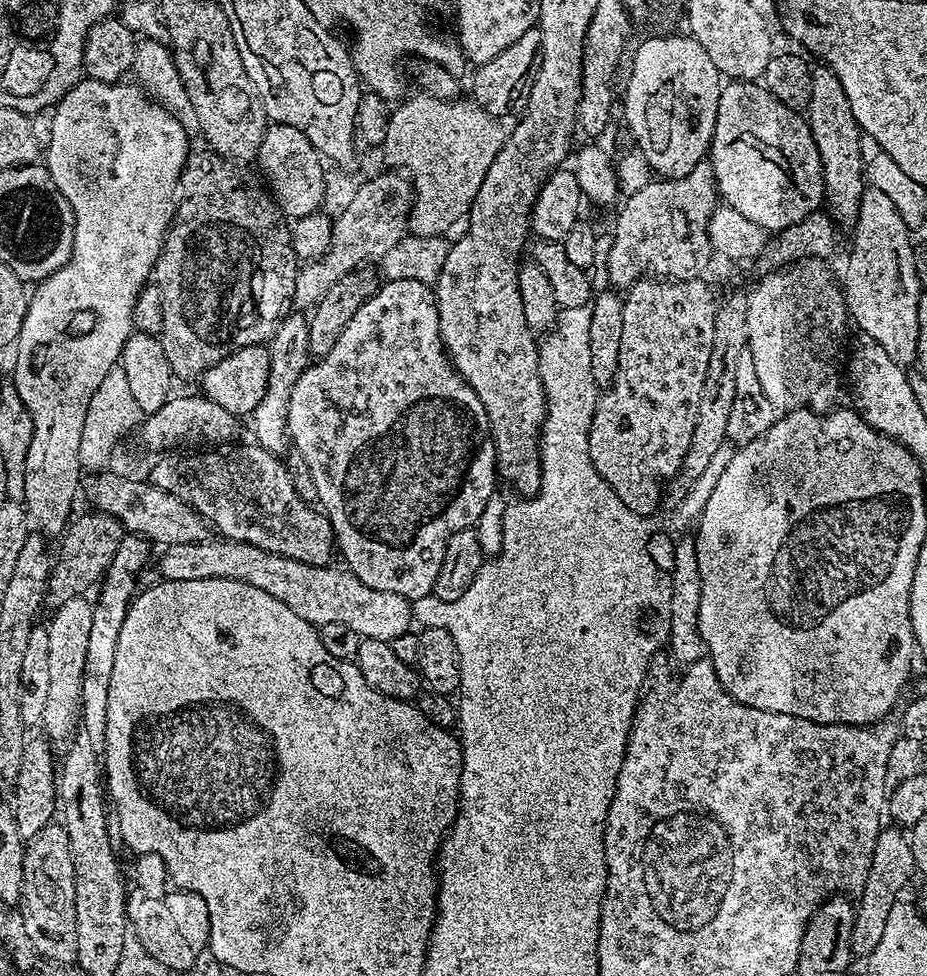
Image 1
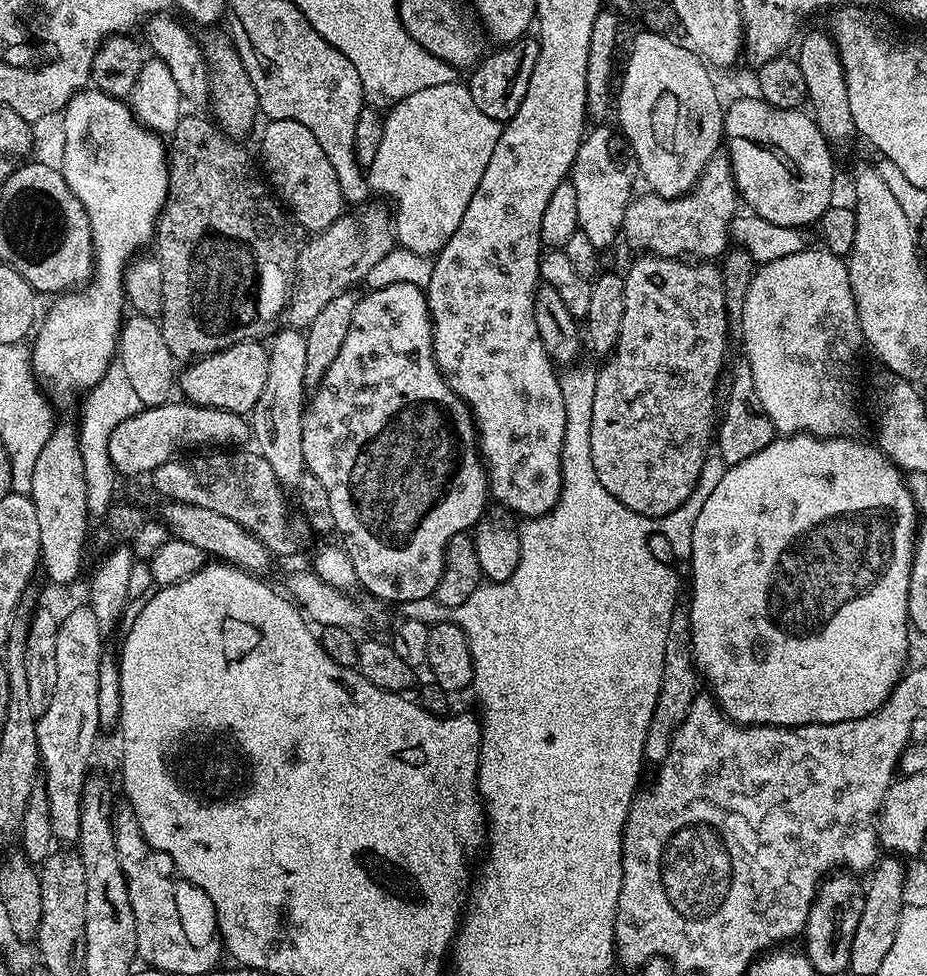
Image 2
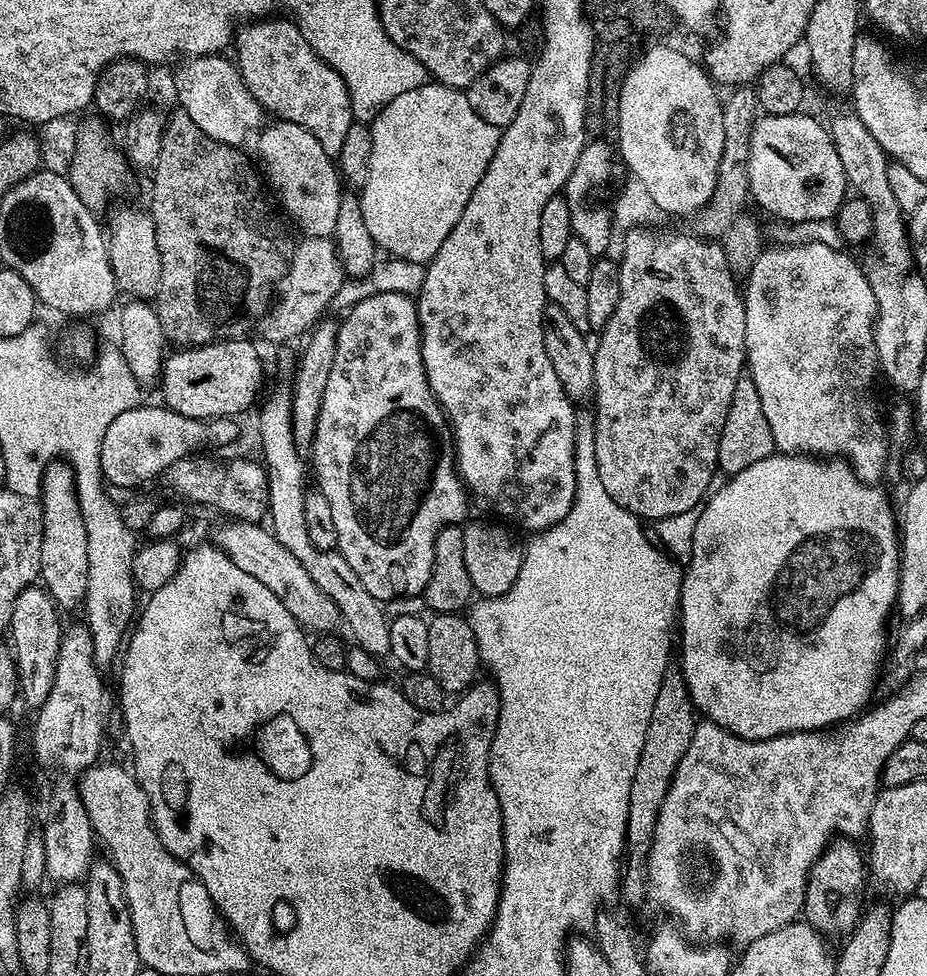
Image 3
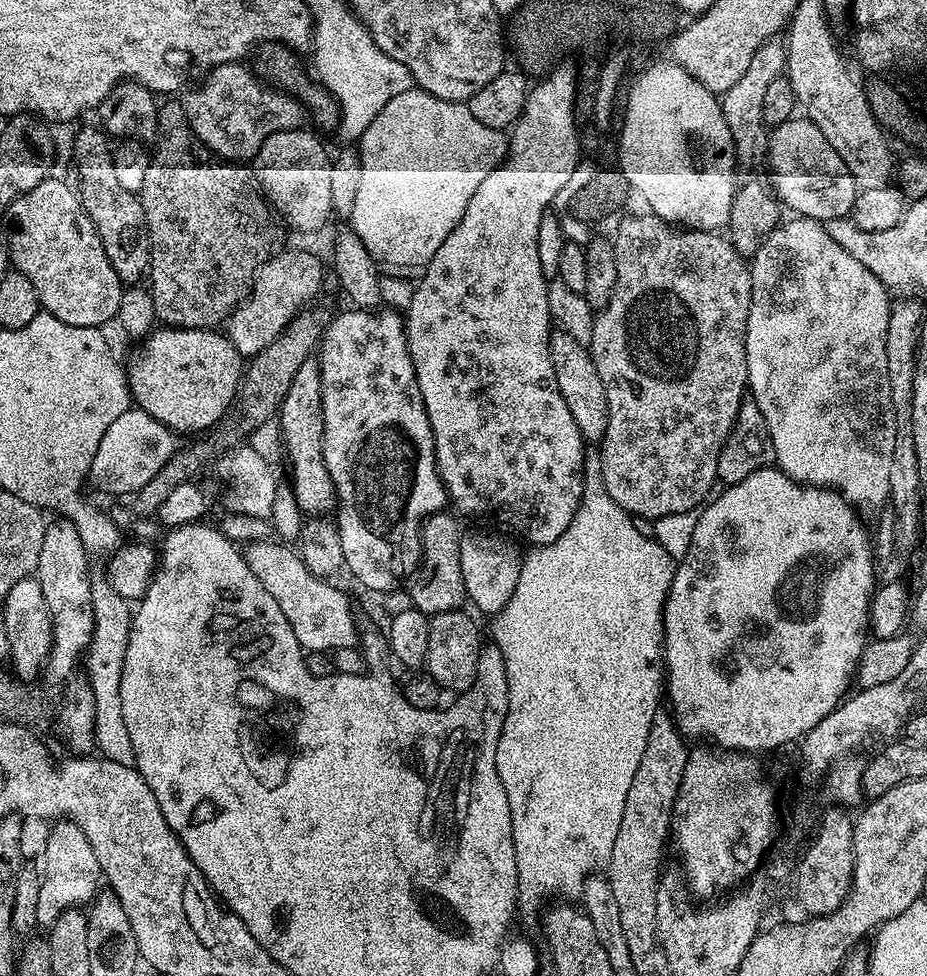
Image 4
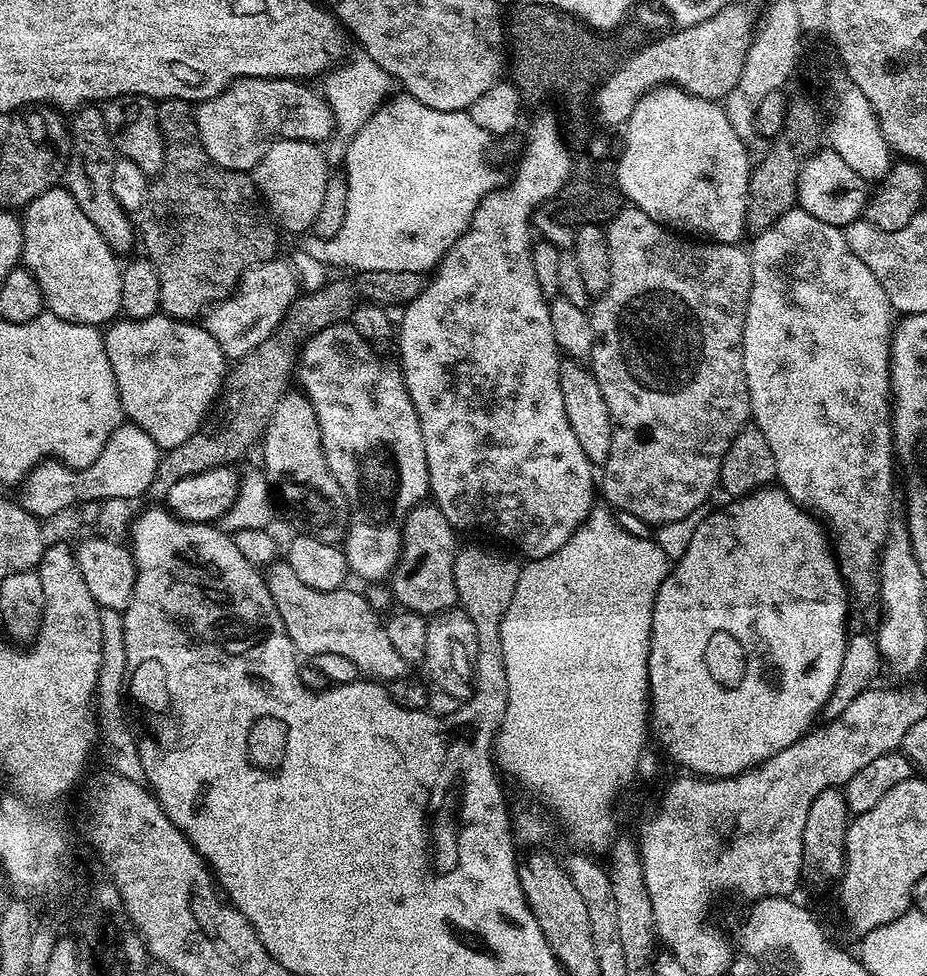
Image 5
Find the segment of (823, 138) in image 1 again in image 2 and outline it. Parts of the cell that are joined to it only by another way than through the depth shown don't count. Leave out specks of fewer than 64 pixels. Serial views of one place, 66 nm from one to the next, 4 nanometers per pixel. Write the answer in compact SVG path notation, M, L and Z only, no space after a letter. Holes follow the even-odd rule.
M827 31L808 32L800 44L798 59L802 66L802 74L806 77L806 90L811 115L829 144L839 148L857 139L858 133L854 126L854 114L850 114L850 94L846 90L846 74L836 49L836 42Z

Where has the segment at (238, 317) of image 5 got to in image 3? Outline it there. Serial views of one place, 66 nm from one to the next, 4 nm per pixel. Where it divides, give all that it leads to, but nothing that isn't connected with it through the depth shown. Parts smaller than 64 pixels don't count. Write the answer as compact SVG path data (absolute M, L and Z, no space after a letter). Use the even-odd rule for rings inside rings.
M304 236L301 241L301 244L299 241L293 247L291 257L283 269L278 291L268 311L258 321L261 334L272 344L284 344L295 336L303 337L329 311L330 298L333 298L346 279L340 255L329 237Z

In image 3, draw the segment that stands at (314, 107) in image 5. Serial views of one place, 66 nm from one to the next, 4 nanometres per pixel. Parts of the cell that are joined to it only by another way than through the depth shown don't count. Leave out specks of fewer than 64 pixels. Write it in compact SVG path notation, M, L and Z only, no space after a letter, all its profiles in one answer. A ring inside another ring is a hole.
M217 54L185 59L184 65L176 72L175 103L184 108L186 114L190 114L190 119L194 126L198 126L198 130L214 138L214 142L244 146L252 135L253 139L261 131L266 113L254 94L250 94L245 86L239 67L226 57L227 55Z

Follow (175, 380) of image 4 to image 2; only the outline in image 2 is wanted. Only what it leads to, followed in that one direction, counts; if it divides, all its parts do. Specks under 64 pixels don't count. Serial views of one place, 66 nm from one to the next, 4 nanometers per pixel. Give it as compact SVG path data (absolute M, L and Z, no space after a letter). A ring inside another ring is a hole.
M244 340L215 352L212 356L201 356L191 361L184 373L178 376L178 388L184 391L185 401L206 407L220 408L241 414L251 413L254 405L262 398L262 390L268 377L268 348L254 340Z

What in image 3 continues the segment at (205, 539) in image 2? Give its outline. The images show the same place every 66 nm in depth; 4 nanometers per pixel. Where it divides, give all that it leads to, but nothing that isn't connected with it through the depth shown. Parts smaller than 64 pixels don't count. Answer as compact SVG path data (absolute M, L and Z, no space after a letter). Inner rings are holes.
M251 520L229 521L228 524L220 524L213 530L210 536L211 543L220 548L228 555L230 562L238 566L250 578L258 578L266 590L271 590L290 610L290 614L299 622L300 627L308 634L328 634L333 631L335 624L341 623L340 612L334 606L334 602L318 586L314 586L314 578L306 574L306 566L274 538L274 534L263 523Z

